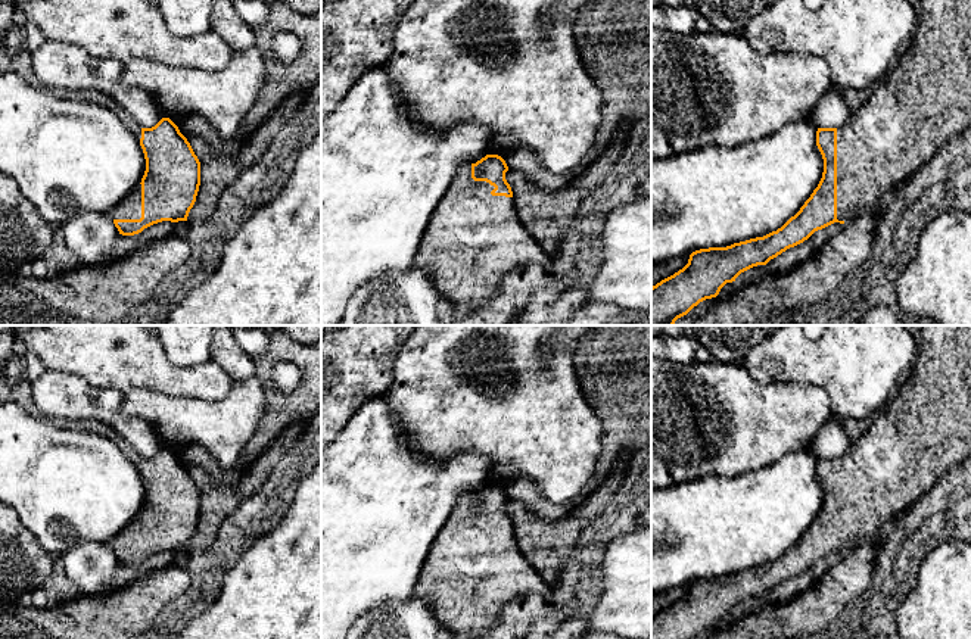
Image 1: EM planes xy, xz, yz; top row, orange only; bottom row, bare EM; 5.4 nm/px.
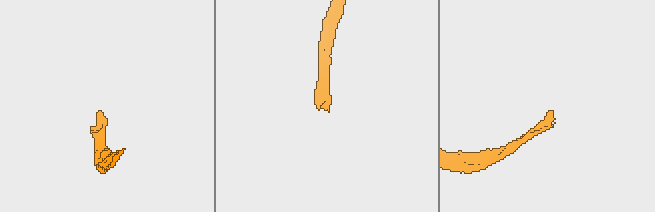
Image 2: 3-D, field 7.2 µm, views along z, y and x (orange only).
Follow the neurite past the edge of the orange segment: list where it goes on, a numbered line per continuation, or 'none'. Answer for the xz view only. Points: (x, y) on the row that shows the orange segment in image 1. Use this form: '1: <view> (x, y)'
1: xz (473, 240)

